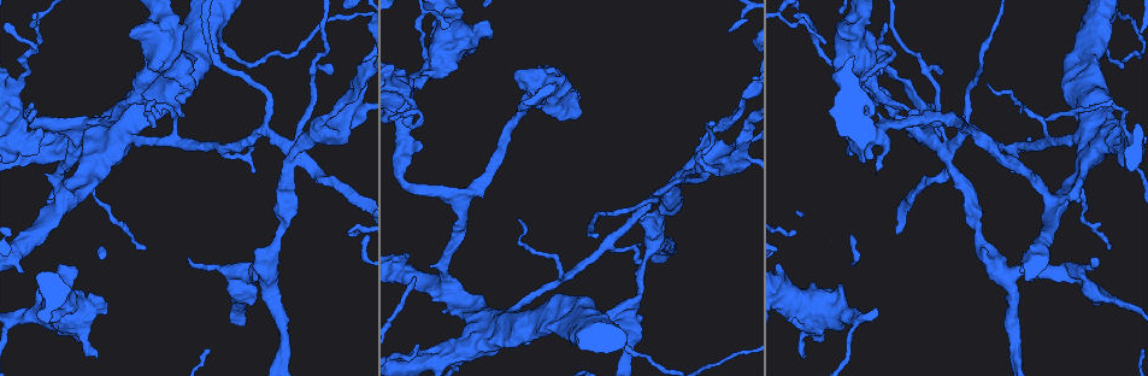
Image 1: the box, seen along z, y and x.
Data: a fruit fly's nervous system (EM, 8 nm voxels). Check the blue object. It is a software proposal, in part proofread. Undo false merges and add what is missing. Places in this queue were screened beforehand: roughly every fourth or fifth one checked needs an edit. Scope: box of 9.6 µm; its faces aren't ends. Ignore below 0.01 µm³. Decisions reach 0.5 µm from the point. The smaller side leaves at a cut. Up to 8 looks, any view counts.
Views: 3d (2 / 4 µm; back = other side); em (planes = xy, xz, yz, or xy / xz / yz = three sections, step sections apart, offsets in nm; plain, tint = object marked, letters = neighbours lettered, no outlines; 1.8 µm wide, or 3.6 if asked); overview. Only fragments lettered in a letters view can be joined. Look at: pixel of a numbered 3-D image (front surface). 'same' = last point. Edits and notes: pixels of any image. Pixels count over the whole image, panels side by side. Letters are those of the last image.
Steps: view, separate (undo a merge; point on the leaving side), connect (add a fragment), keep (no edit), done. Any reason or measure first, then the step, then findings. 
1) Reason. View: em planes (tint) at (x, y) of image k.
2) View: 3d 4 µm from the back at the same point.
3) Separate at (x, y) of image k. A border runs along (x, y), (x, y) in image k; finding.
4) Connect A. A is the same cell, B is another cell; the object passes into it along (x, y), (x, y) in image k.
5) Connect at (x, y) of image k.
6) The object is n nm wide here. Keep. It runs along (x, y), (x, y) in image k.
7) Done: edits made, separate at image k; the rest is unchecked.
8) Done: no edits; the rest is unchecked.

View: 3d 2 µm at (346, 114) of image 1.

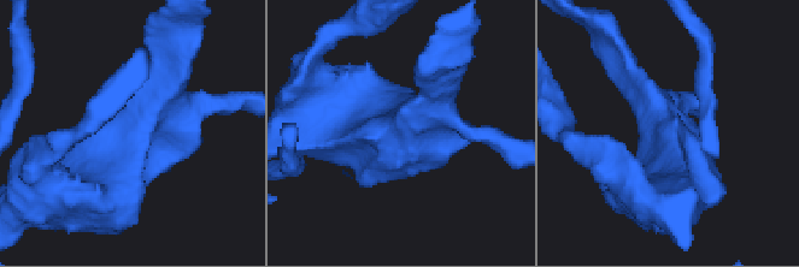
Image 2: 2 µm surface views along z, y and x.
Need the tissue. View: em planes (tint) at (673, 134) of image 2.

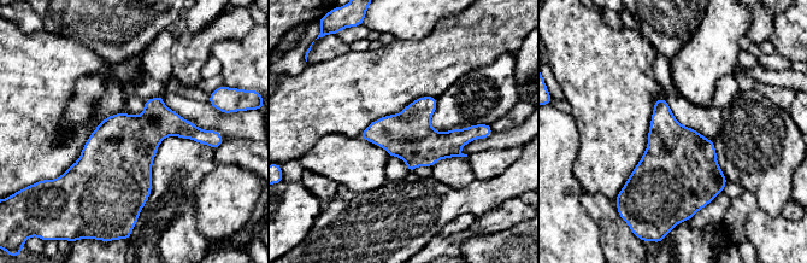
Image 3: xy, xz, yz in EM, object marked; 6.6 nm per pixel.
View: em planes (letters) at the same point.

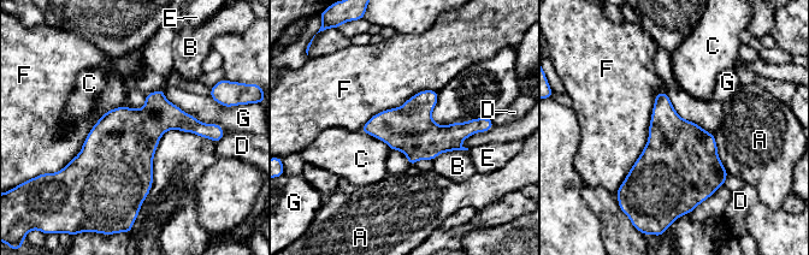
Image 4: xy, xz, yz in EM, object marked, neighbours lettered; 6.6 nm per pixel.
Keep. A, B, C, D, E, F and G are other cells; a border runs along (666, 92), (618, 189) in image 4; one neuron here.

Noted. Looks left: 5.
Sharp bend. View: 3d 2 µm at (675, 185) of image 1.

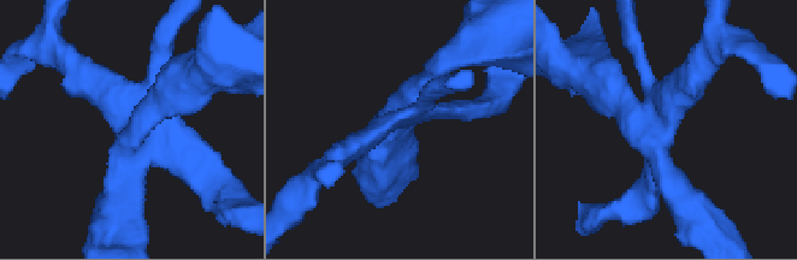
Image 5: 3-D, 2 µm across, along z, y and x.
View: em planes (letters) at (123, 110) of image 5.

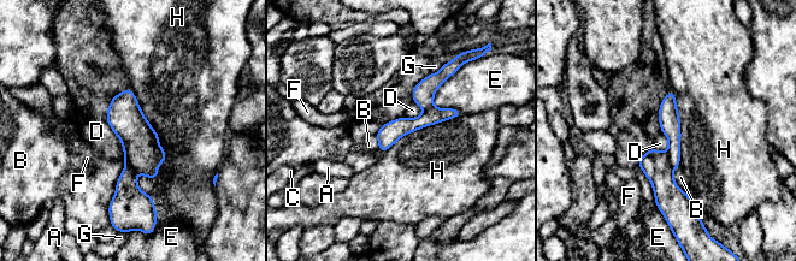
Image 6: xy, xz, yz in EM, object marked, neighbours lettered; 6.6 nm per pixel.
Separate at (129, 202) of image 6. A, B, C, D, E, F, G and H are other cells; a border runs along (125, 161), (140, 172) in image 6; two neurons meet here.

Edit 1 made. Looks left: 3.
Done: edits made, separate at image 6; the rest is unchecked.

